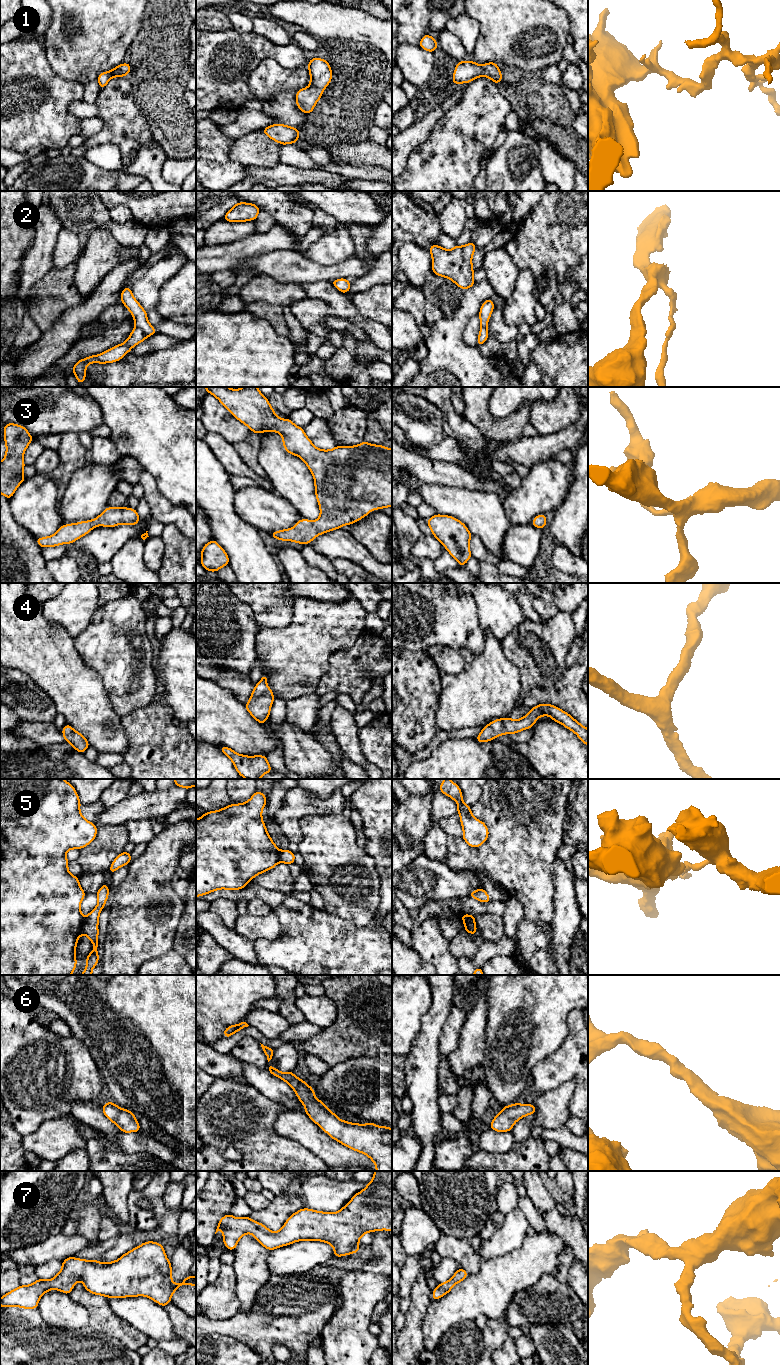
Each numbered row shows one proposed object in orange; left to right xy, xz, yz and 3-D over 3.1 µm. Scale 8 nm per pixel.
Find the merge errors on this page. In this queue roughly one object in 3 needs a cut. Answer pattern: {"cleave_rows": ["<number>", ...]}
{"cleave_rows": ["2", "5"]}

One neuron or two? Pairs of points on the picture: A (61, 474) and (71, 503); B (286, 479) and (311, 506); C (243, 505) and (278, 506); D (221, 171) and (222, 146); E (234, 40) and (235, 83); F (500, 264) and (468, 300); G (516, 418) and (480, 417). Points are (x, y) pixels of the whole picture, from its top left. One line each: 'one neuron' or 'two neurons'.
A: two neurons
B: one neuron
C: one neuron
D: one neuron
E: one neuron
F: two neurons
G: one neuron

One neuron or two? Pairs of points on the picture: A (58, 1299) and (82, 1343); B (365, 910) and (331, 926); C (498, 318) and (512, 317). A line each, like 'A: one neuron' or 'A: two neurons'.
A: two neurons
B: two neurons
C: two neurons

